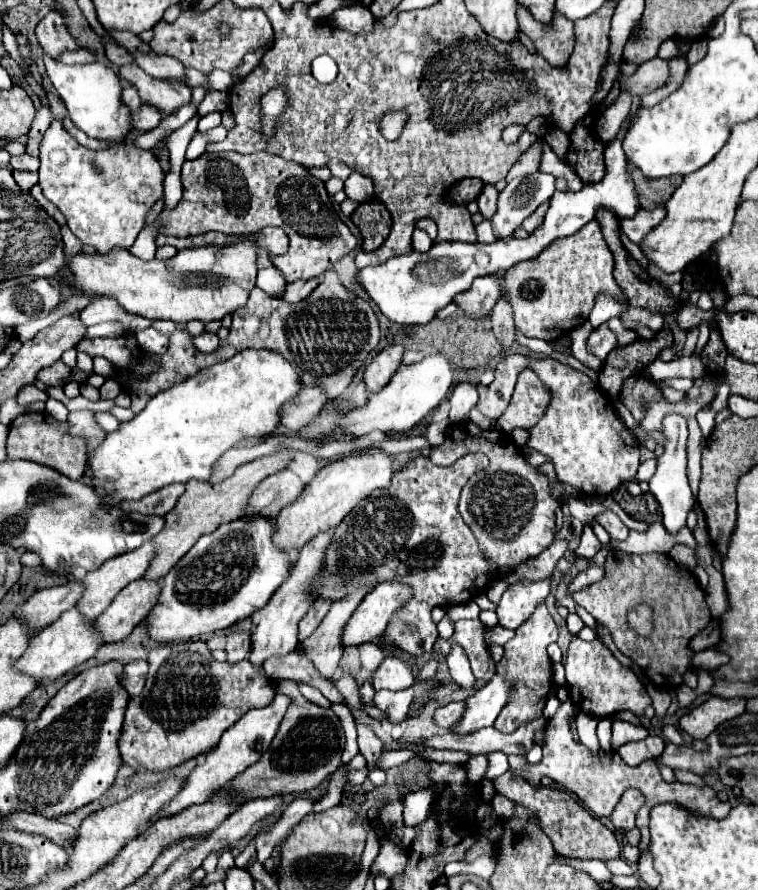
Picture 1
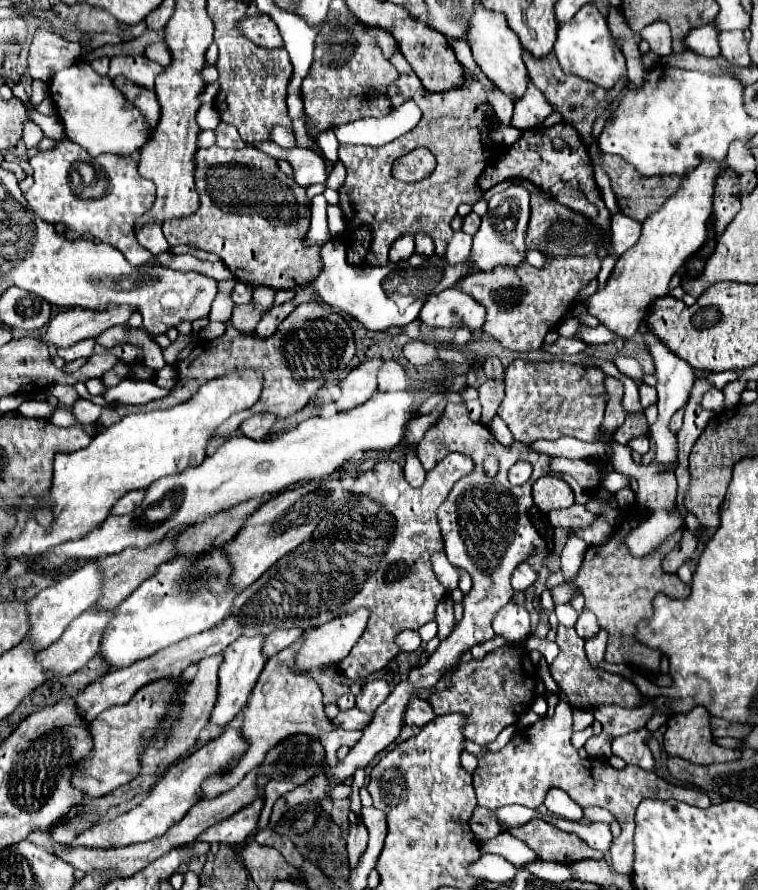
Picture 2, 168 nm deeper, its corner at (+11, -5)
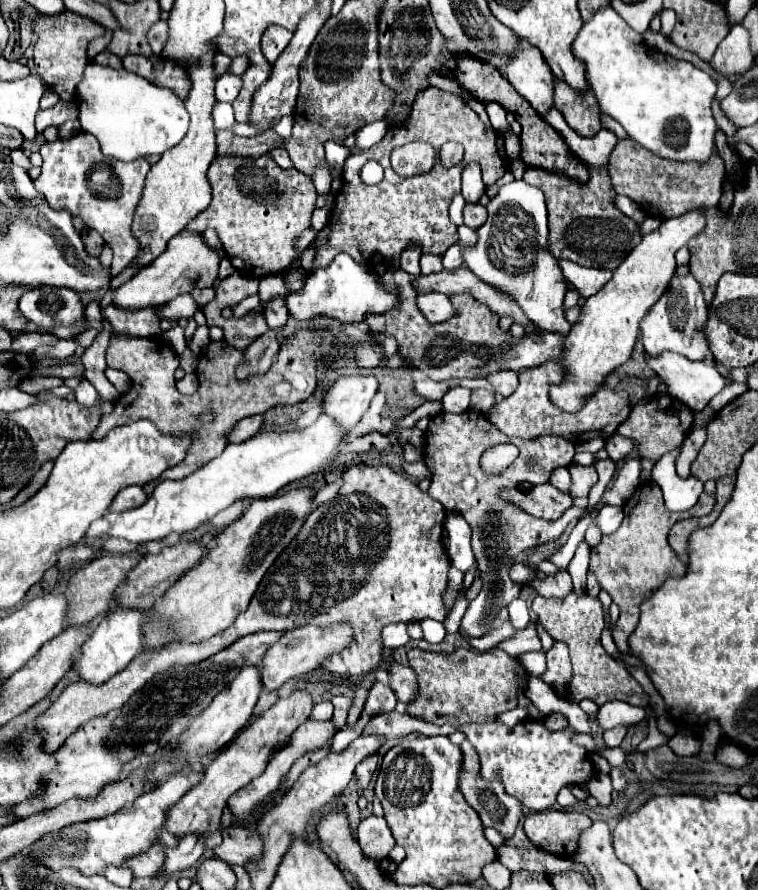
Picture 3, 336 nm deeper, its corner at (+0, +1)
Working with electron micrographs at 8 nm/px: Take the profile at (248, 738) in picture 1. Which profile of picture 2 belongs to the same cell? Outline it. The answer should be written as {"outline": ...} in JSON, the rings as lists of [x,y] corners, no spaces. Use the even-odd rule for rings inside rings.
{"outline":[[[227,727],[223,731],[223,735],[209,741],[207,745],[197,749],[193,755],[189,755],[187,759],[177,761],[175,765],[171,765],[167,769],[167,773],[155,783],[155,787],[147,793],[147,797],[143,801],[139,801],[133,809],[117,815],[115,819],[95,823],[91,829],[83,831],[73,841],[73,845],[109,849],[109,847],[121,847],[121,845],[131,845],[131,843],[139,843],[139,841],[151,841],[151,839],[163,835],[173,823],[183,819],[183,815],[197,801],[203,799],[201,785],[203,785],[203,781],[207,781],[207,777],[211,777],[215,773],[227,773],[227,771],[235,769],[235,765],[239,763],[239,757],[245,755],[245,751],[247,751],[247,745],[249,743],[245,741],[241,729]]]}

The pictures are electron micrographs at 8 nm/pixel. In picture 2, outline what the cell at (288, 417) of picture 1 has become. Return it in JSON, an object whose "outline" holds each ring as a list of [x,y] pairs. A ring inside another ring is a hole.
{"outline":[[[271,413],[251,415],[249,419],[245,419],[245,421],[241,423],[241,431],[243,431],[243,435],[247,435],[247,437],[251,437],[251,439],[263,441],[263,439],[269,435],[271,427],[273,427],[277,421],[279,421],[279,417],[277,417],[277,415],[271,415]]]}

